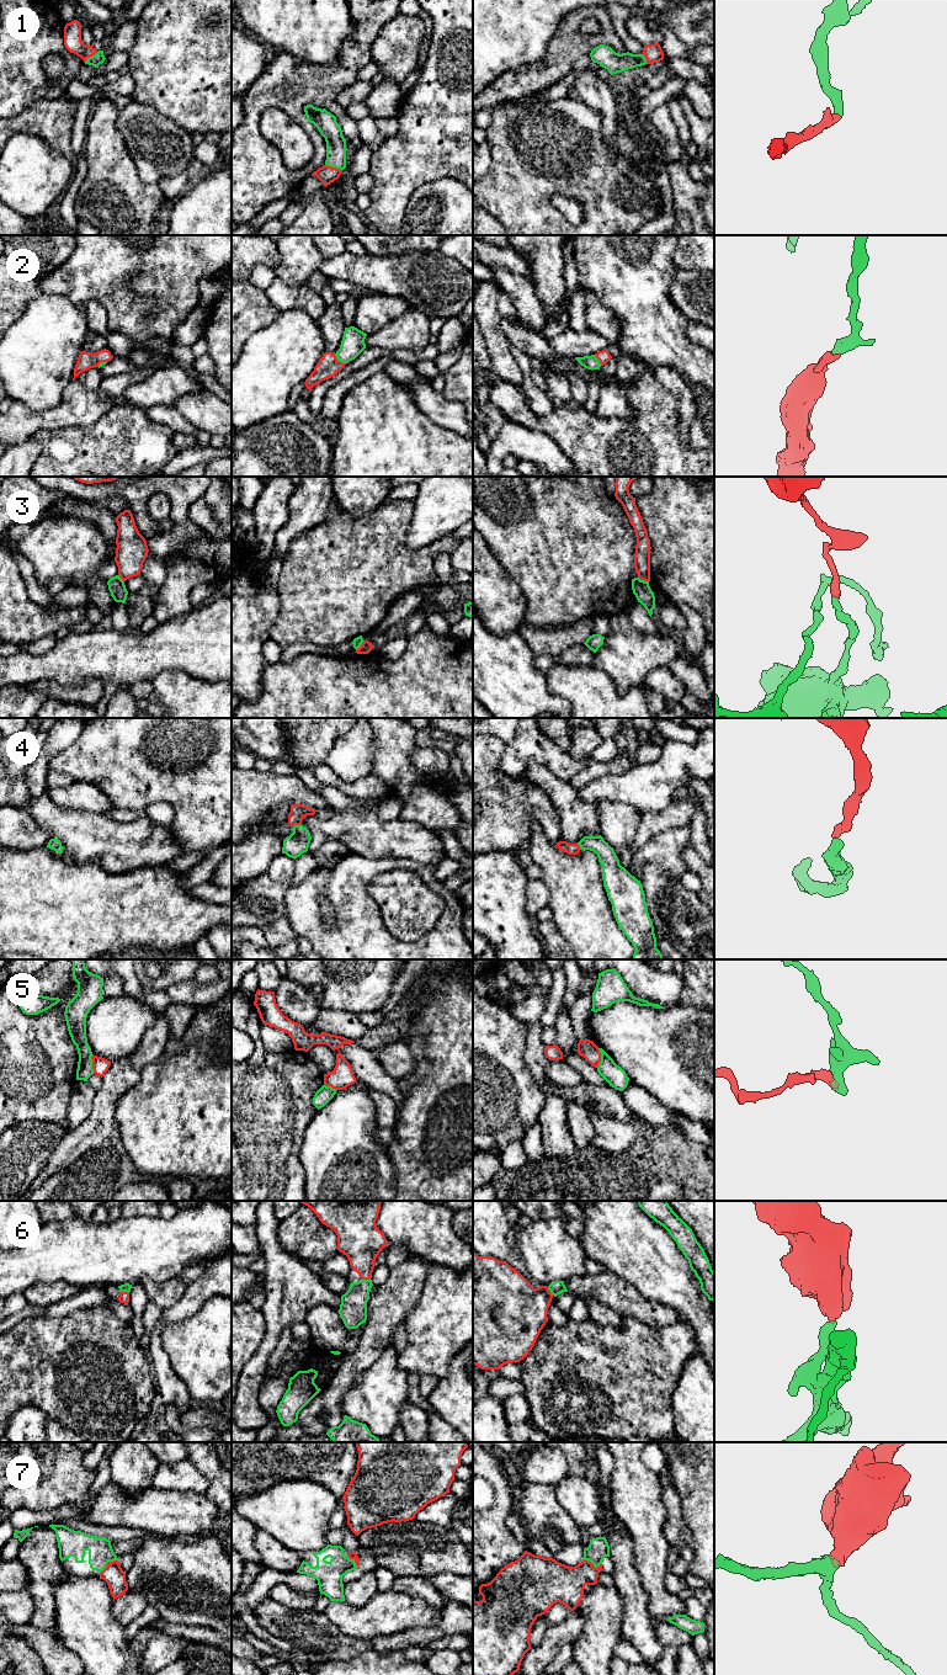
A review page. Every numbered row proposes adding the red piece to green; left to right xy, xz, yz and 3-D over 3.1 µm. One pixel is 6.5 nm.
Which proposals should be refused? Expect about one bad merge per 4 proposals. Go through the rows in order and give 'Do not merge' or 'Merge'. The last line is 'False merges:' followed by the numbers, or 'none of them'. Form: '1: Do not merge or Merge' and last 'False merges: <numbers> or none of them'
1: Merge
2: Merge
3: Do not merge
4: Merge
5: Merge
6: Merge
7: Merge
False merges: 3

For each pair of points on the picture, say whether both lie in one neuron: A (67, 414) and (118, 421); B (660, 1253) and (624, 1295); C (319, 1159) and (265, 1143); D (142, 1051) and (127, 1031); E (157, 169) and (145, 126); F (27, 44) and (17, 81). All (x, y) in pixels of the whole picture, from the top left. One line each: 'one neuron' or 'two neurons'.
A: two neurons
B: two neurons
C: two neurons
D: two neurons
E: one neuron
F: one neuron

